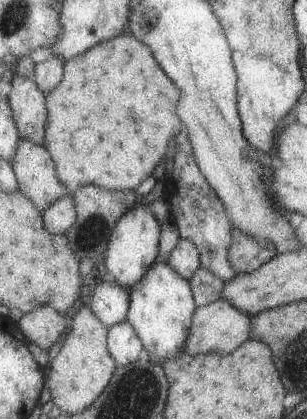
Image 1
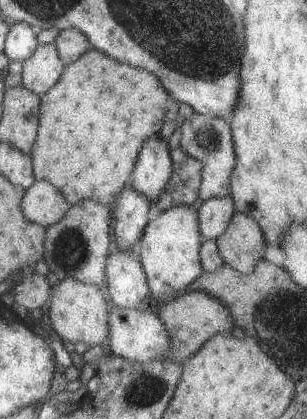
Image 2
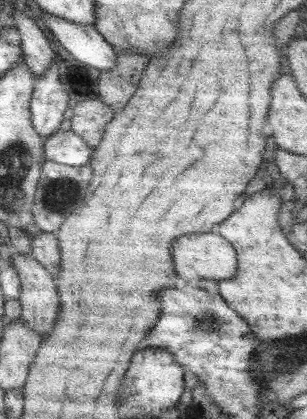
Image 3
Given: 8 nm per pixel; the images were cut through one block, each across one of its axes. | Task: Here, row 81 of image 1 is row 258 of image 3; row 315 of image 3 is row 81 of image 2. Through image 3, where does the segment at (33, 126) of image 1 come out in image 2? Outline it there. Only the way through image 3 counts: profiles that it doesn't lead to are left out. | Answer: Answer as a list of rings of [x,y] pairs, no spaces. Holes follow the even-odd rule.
[[[55,44],[37,46],[35,52],[23,62],[21,88],[41,98],[49,88],[53,88],[53,84],[57,84],[63,70],[65,70],[65,64],[57,54]]]

